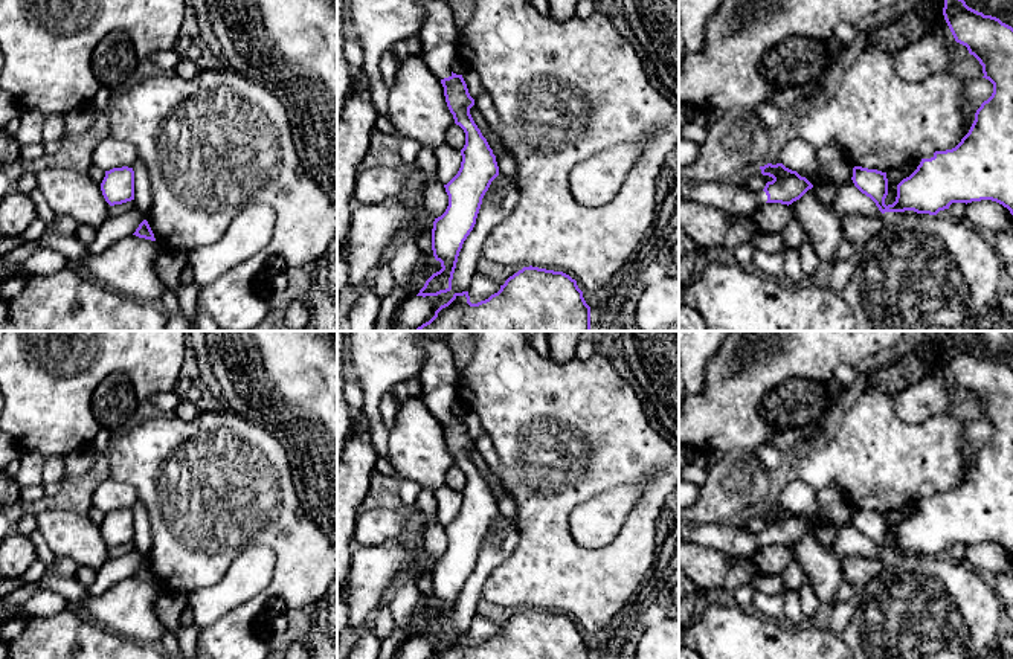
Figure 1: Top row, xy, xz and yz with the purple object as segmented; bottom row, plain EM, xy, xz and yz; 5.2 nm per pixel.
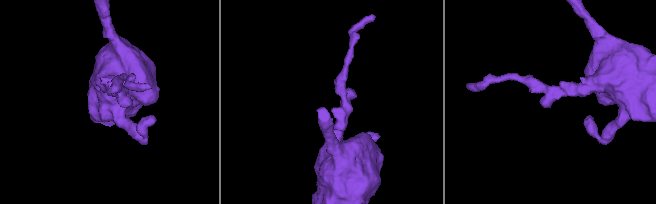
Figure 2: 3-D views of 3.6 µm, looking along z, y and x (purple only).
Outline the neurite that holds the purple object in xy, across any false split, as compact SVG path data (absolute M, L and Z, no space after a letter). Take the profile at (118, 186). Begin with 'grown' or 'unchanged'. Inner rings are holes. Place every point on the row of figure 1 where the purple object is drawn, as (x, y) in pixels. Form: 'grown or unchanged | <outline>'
unchanged | M122 166L105 171L101 191L110 206L134 200L134 171Z

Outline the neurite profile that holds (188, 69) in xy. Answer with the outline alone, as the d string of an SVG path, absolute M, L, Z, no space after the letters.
M182 56L182 61L178 63L178 66L175 69L175 75L186 78L186 79L194 78L198 72L200 70L198 70L197 64L185 56Z

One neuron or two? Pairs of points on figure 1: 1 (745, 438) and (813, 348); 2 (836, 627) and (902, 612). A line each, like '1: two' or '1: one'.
1: one
2: two

